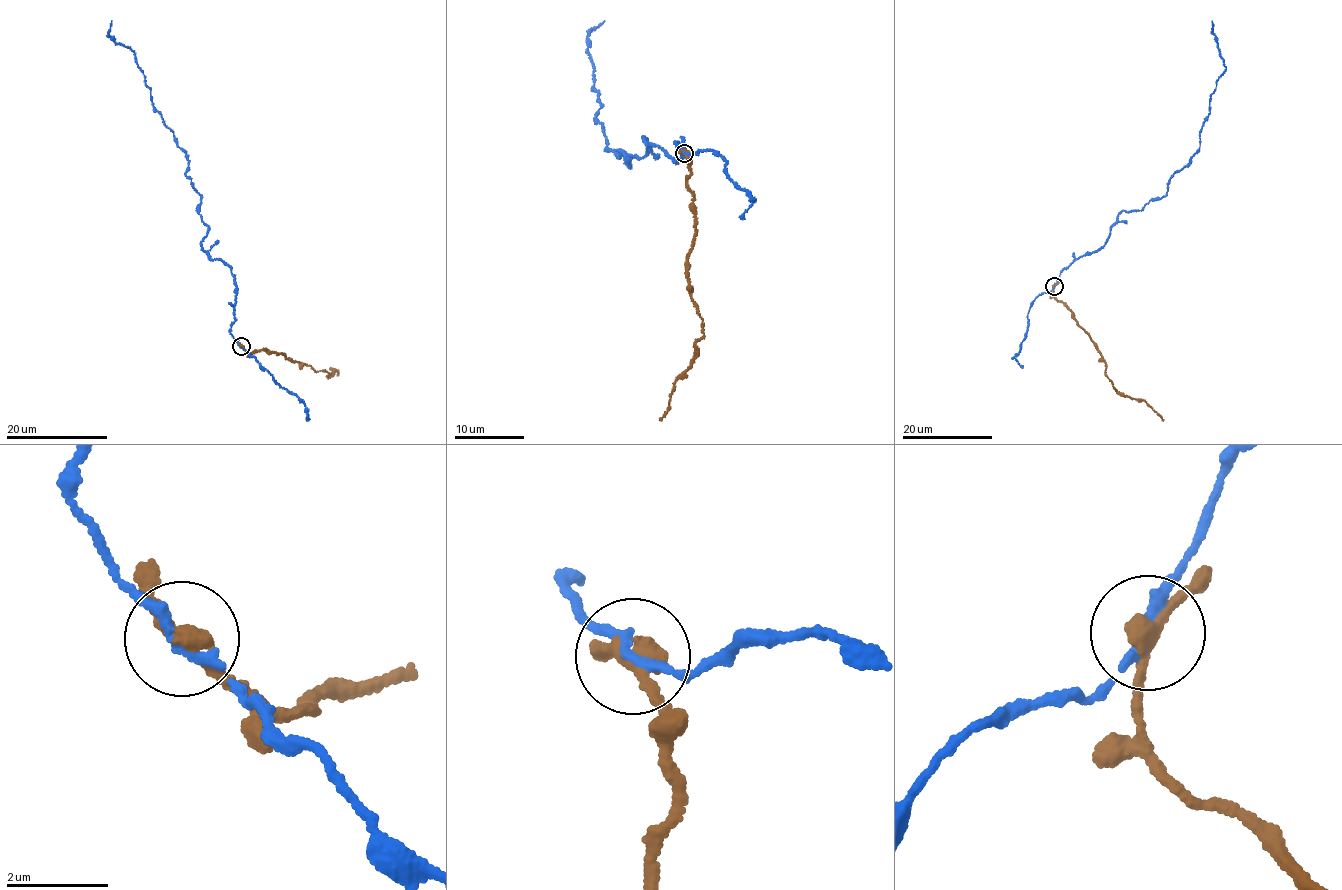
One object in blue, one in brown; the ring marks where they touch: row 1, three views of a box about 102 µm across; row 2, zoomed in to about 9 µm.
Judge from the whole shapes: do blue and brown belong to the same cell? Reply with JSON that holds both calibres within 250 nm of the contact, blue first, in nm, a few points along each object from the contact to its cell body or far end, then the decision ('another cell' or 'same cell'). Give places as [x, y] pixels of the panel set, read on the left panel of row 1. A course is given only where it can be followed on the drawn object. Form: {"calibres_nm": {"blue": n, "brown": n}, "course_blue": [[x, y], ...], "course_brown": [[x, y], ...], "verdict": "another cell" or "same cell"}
{"calibres_nm": {"blue": 200, "brown": 320}, "course_blue": [[240, 346], [230, 330], [236, 286], [203, 248], [209, 228], [185, 152], [131, 49], [108, 35], [111, 20]], "course_brown": [[240, 346], [252, 353], [266, 349], [280, 352], [329, 373], [328, 377], [334, 371], [331, 368], [337, 375]], "verdict": "another cell"}

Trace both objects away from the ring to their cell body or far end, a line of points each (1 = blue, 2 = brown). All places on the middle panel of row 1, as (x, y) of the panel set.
1: (684, 153), (676, 142), (673, 159), (644, 137), (647, 153), (630, 166), (606, 148), (587, 48), (604, 21)
2: (684, 153), (696, 226), (686, 265), (703, 336), (659, 420)

